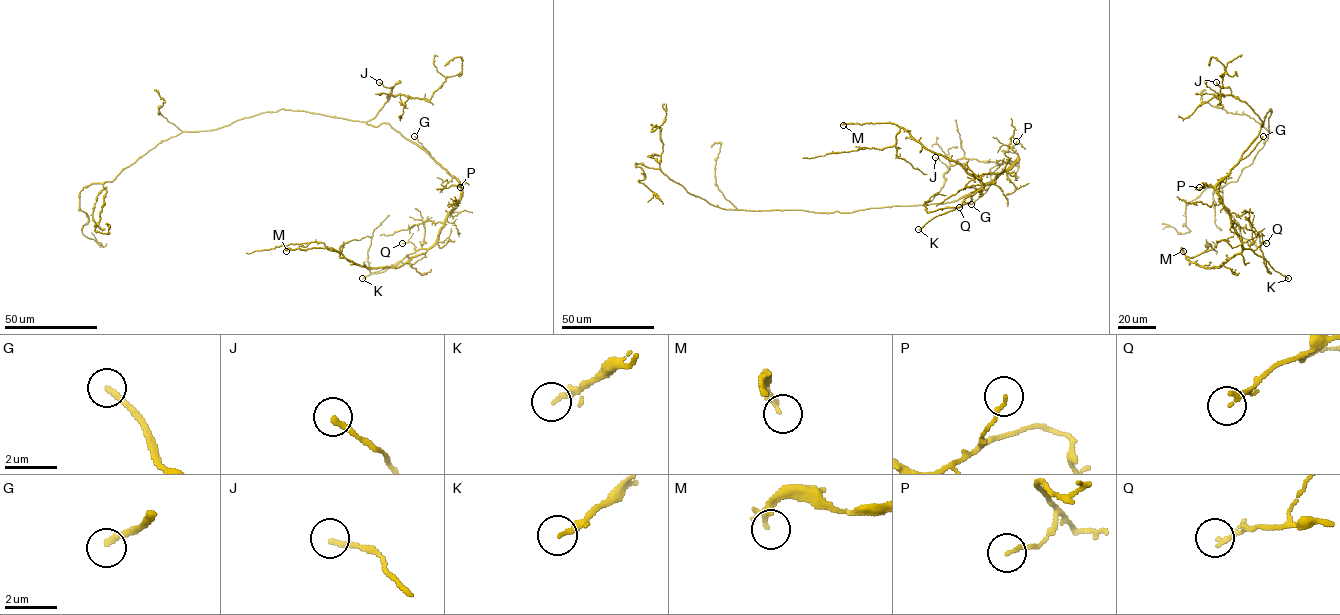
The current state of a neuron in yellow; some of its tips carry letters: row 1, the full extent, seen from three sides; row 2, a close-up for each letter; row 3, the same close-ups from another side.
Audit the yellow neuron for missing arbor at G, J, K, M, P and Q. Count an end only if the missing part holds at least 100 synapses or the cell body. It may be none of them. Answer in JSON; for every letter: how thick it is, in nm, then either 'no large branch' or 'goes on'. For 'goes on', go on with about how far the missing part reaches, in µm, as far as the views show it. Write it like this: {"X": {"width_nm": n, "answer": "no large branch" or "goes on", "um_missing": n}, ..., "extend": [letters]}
{"G": {"width_nm": 240, "answer": "goes on", "um_missing": 60}, "J": {"width_nm": 220, "answer": "no large branch"}, "K": {"width_nm": 200, "answer": "no large branch"}, "M": {"width_nm": 240, "answer": "no large branch"}, "P": {"width_nm": 130, "answer": "no large branch"}, "Q": {"width_nm": 180, "answer": "no large branch"}, "extend": ["G"]}

